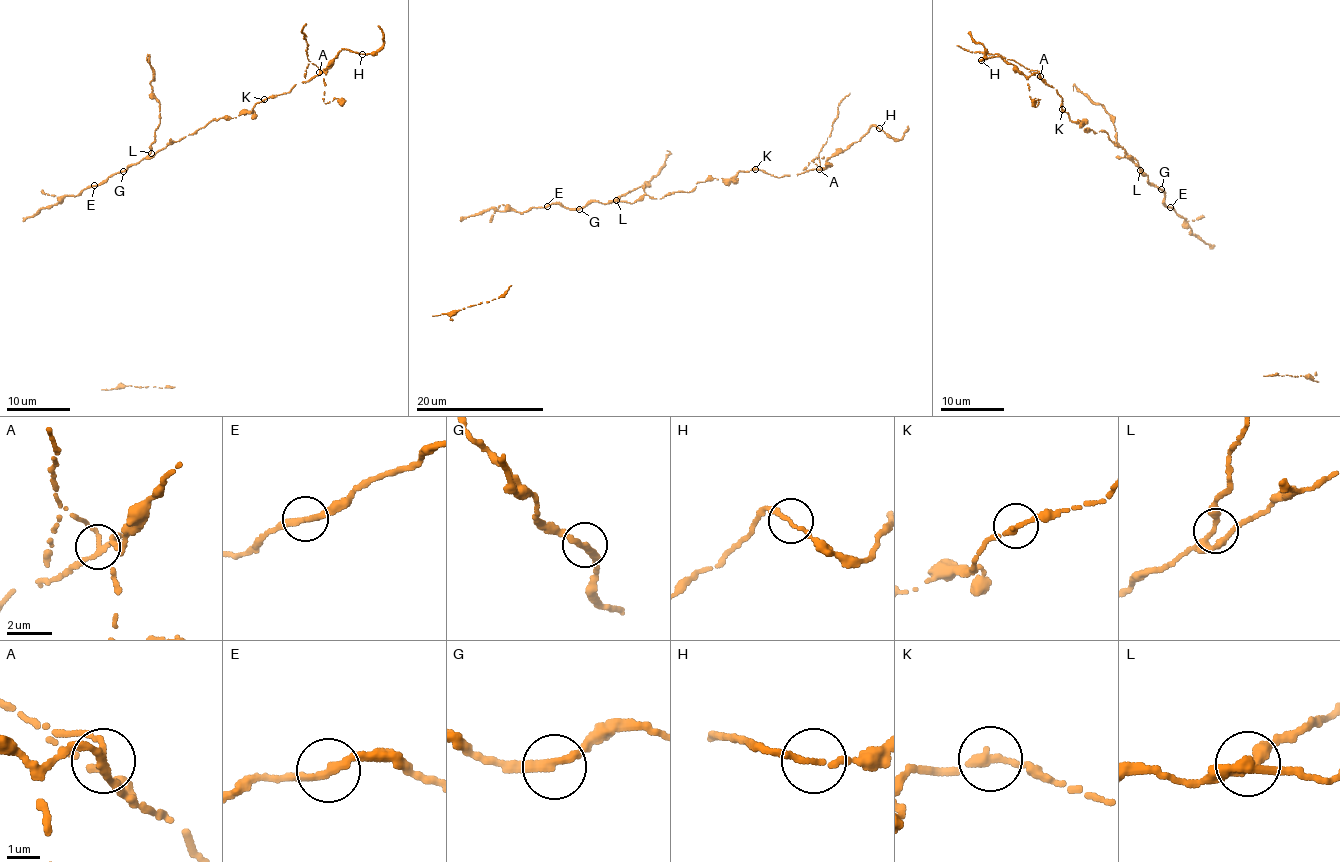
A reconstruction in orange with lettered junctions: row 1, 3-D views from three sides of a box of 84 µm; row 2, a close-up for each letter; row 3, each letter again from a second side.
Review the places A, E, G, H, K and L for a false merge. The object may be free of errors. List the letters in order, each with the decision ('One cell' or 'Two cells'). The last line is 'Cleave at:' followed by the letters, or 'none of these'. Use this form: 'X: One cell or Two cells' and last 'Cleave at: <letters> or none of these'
A: Two cells
E: One cell
G: One cell
H: One cell
K: One cell
L: One cell
Cleave at: A

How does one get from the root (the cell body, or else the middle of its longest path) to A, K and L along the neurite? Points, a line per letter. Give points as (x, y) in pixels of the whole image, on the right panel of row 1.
A: (1154, 185), (1107, 133), (1071, 119), (1061, 109), (1063, 98), (1040, 75)
K: (1154, 185), (1141, 174), (1137, 160), (1124, 157), (1122, 147), (1109, 139), (1107, 133), (1084, 129), (1062, 109)
L: (1154, 185), (1147, 182), (1147, 176), (1140, 170)

